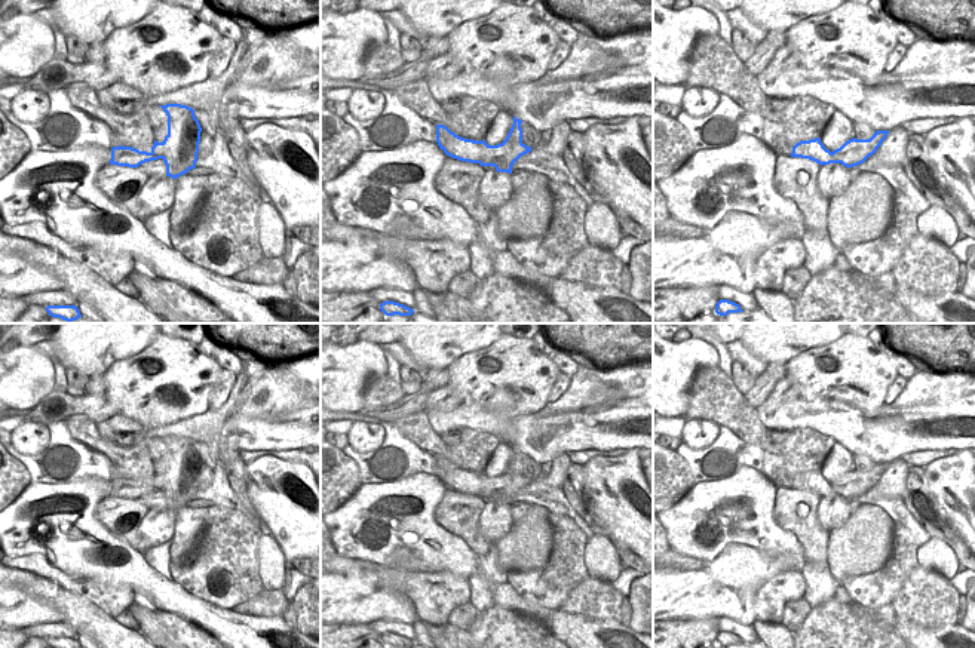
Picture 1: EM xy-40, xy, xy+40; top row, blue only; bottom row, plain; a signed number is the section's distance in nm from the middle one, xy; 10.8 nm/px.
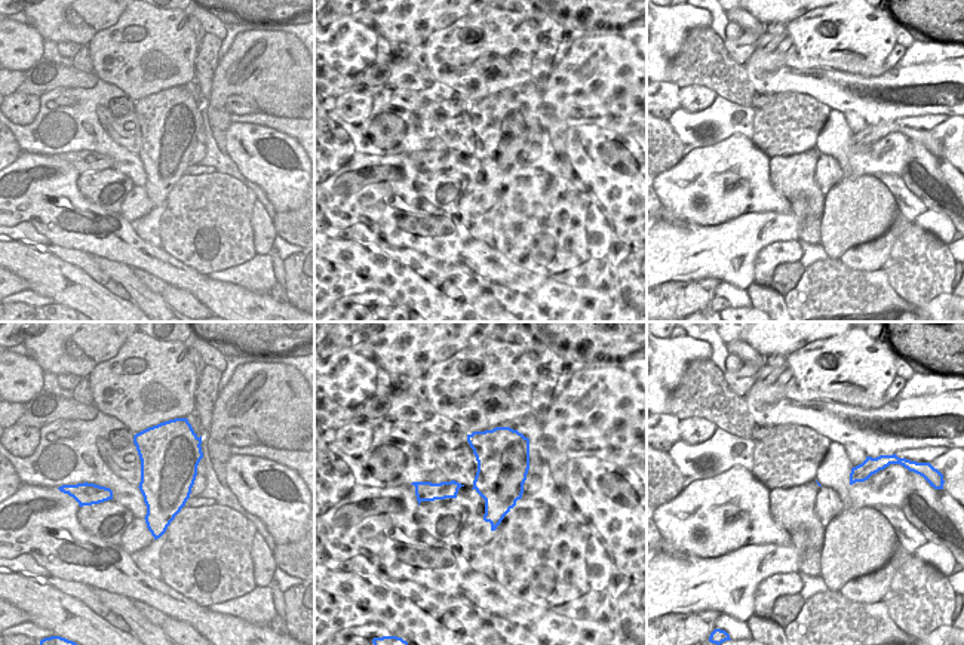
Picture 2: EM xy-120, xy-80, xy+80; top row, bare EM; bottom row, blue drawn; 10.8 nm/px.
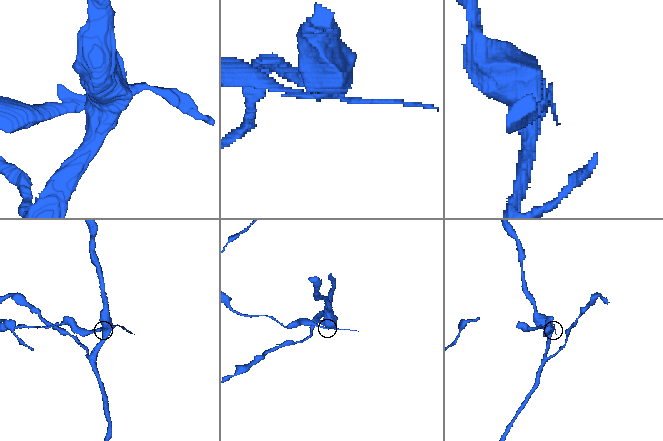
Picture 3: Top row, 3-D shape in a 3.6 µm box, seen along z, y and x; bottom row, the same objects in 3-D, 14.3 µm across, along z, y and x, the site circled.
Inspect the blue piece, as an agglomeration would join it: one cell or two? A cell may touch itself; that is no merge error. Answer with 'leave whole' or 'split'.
split

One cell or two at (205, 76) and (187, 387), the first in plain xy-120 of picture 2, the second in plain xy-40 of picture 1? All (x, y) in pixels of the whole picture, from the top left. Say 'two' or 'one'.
two

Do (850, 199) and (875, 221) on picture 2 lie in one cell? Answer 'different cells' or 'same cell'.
same cell

